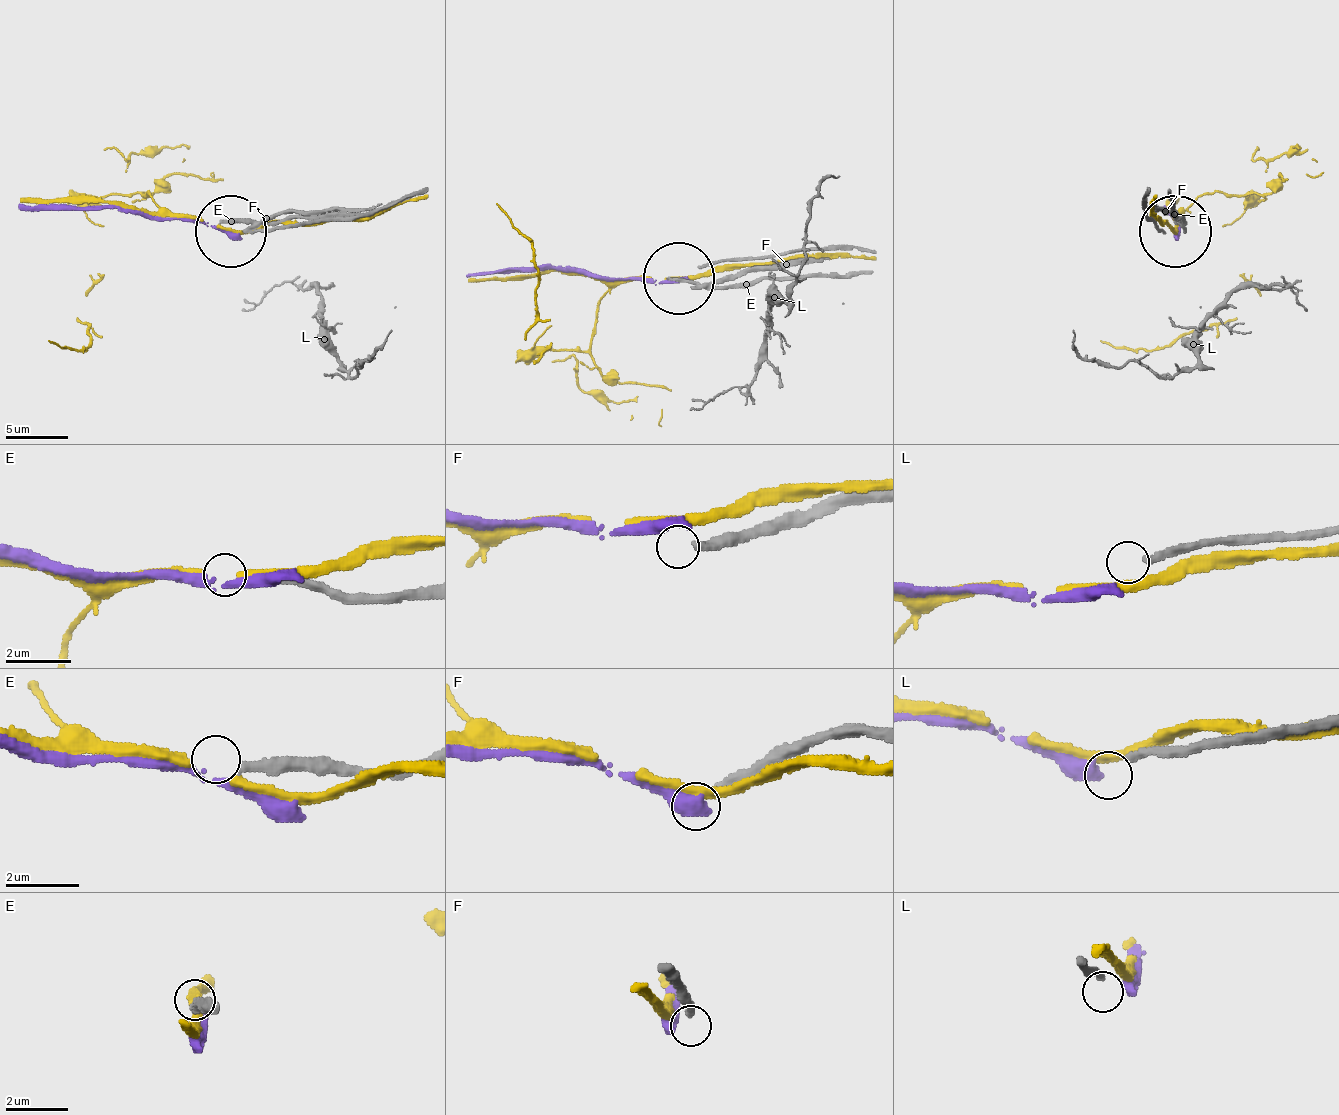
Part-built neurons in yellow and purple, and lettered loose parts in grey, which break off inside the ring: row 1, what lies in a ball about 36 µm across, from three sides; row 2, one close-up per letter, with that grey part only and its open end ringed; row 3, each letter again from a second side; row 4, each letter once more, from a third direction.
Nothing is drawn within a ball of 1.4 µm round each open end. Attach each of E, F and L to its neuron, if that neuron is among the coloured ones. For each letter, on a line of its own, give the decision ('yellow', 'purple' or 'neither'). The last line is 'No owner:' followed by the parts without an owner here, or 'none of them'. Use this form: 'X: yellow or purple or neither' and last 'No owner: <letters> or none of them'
E: neither
F: neither
L: neither
No owner: E, F, L

